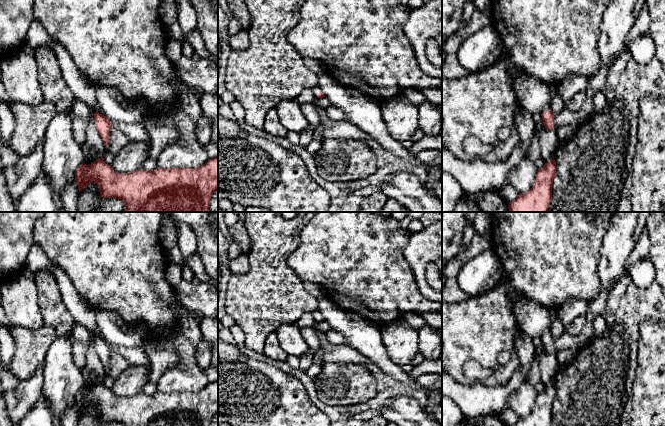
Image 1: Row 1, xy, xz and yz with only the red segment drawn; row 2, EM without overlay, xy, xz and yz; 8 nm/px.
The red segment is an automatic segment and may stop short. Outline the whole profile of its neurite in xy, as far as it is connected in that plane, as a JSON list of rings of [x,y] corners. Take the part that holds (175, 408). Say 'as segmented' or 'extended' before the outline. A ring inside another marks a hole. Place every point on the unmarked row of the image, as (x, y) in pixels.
as segmented; [[[103,380],[91,388],[81,388],[77,391],[75,399],[76,407],[81,416],[90,406],[99,411],[103,422],[118,422],[123,426],[210,426],[211,420],[218,413],[218,381],[209,383],[199,392],[160,392],[149,395],[139,393],[130,397],[117,397],[111,389],[104,386]]]

